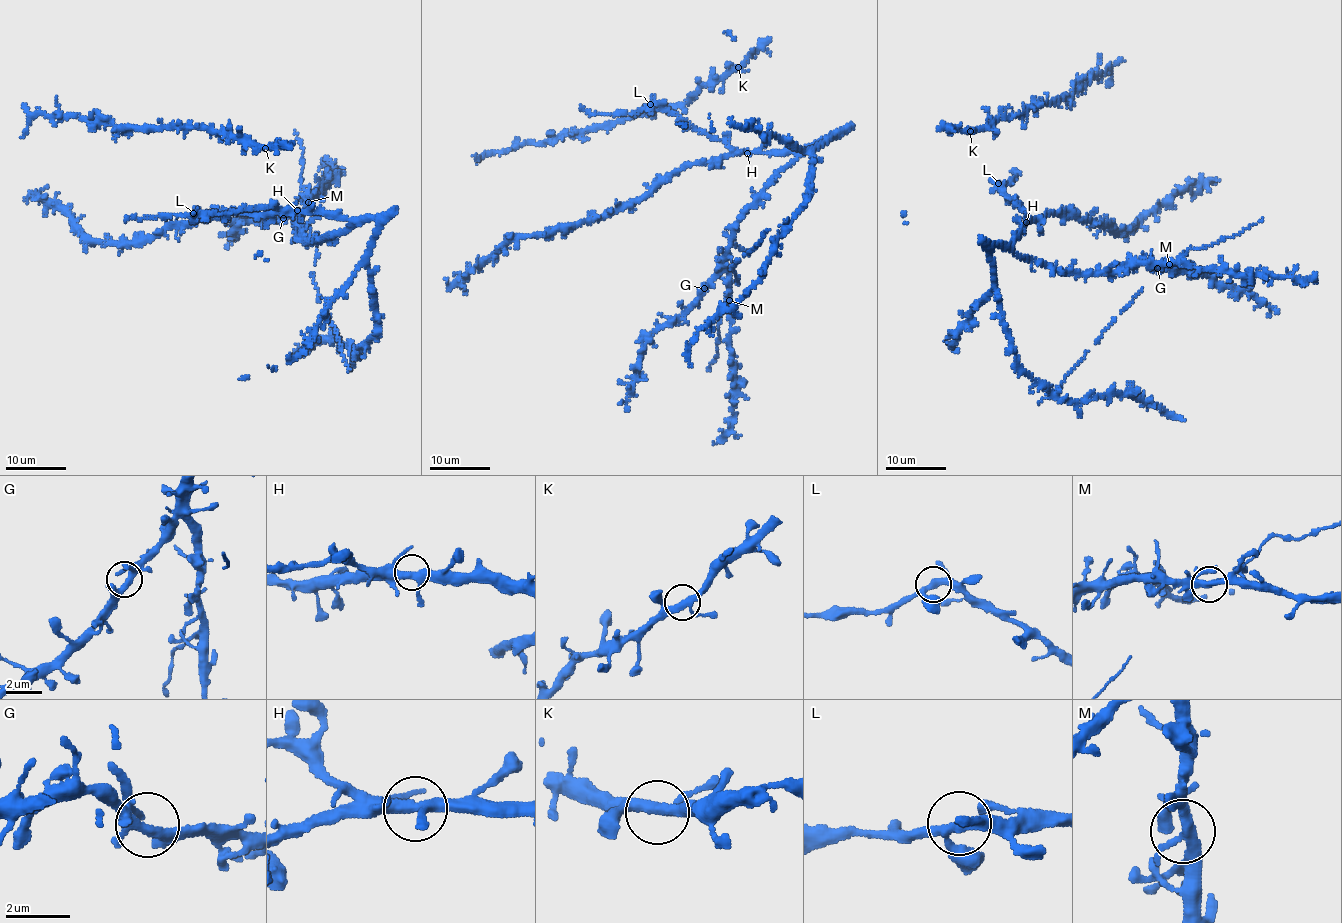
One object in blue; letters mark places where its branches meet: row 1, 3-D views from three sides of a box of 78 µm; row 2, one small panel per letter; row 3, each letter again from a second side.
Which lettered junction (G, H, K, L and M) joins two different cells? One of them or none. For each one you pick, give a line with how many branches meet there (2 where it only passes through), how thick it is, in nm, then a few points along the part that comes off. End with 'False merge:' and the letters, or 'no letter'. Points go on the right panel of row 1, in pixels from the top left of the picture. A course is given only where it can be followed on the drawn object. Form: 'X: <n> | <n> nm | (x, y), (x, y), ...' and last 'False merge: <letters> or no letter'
False merge: no letter

